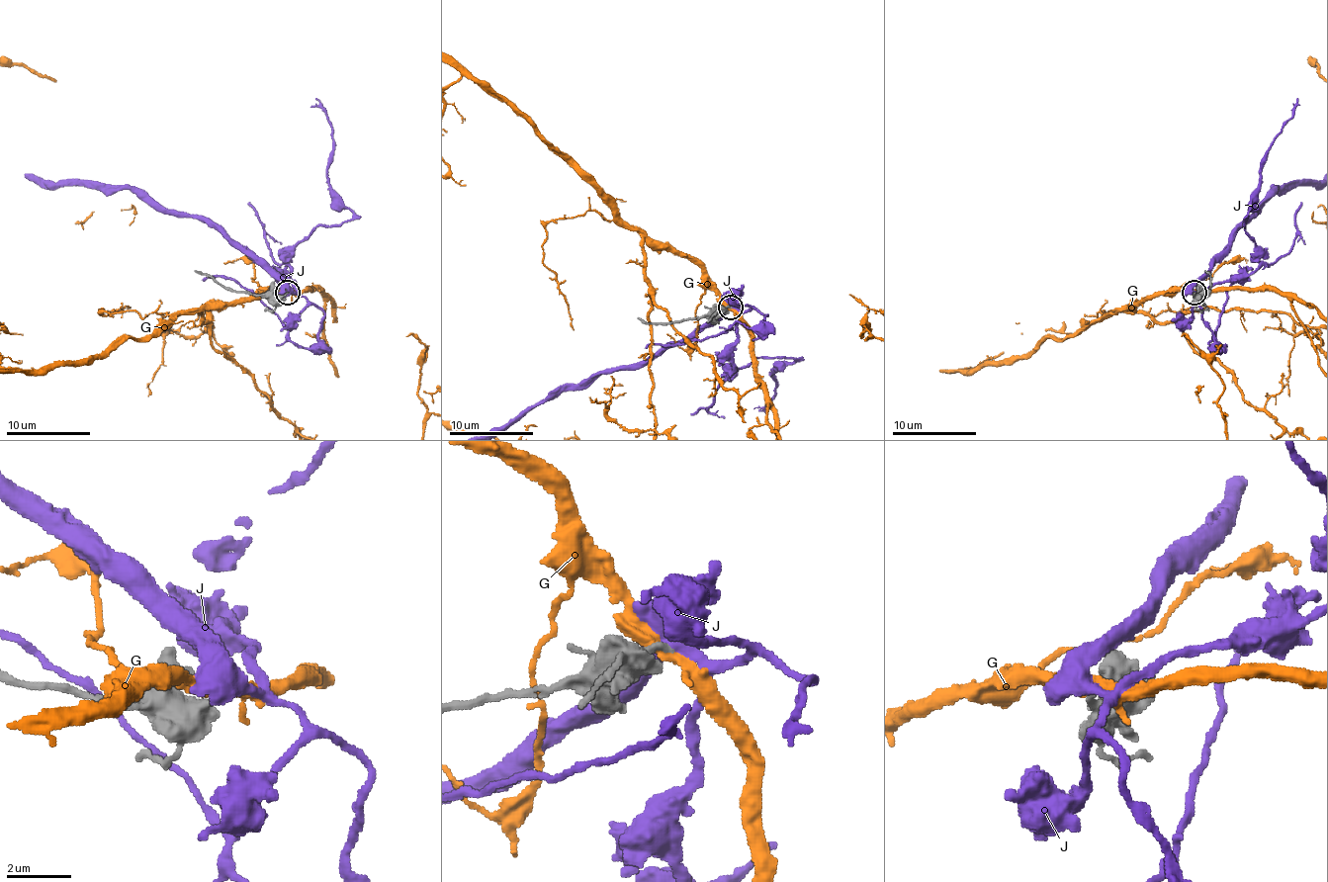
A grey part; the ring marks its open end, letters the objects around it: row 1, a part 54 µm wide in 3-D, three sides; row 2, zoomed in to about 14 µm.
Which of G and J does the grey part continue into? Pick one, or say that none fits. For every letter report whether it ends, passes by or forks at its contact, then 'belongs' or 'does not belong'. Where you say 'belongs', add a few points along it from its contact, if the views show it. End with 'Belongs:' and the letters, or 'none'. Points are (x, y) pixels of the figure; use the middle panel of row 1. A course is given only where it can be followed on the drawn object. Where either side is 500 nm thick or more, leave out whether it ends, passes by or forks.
G: it forks | does not belong
J: it forks | belongs
Belongs: J

